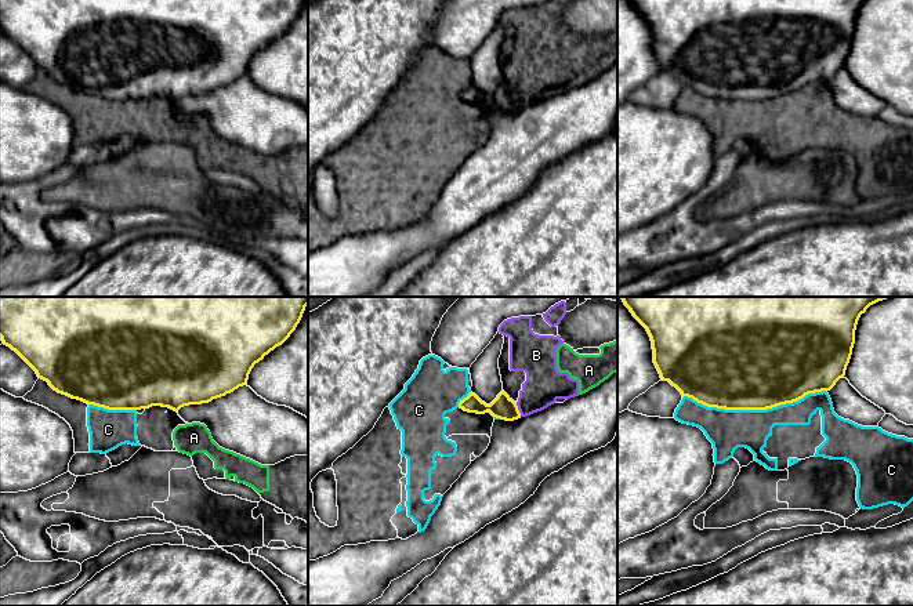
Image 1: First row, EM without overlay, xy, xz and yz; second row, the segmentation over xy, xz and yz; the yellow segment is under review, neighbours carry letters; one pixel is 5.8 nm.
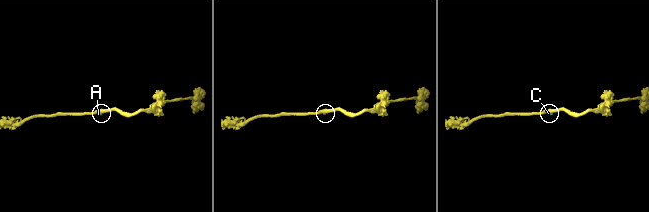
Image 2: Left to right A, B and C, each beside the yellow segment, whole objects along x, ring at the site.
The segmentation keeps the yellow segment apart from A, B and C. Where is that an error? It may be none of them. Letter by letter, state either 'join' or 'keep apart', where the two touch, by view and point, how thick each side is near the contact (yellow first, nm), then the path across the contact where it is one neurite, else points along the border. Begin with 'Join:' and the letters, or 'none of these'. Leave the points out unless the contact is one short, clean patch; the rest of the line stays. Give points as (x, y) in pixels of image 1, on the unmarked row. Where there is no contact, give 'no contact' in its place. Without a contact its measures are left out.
Join: none of these
A: keep apart; contact xz (497, 108); calibres 140 and 20 nm
B: keep apart; contact xz (517, 100); calibres 140 and 220 nm
C: keep apart; contact yz (754, 100); calibres 500 and 240 nm

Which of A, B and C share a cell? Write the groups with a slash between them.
A B C

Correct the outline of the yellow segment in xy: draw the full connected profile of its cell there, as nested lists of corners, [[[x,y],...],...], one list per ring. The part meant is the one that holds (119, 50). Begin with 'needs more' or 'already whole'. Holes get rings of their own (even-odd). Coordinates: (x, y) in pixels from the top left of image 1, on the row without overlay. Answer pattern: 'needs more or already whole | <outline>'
already whole | [[[0,0],[0,28],[15,41],[39,69],[58,84],[108,101],[141,101],[152,97],[178,102],[184,97],[209,94],[247,75],[256,54],[282,36],[296,21],[305,0]]]

